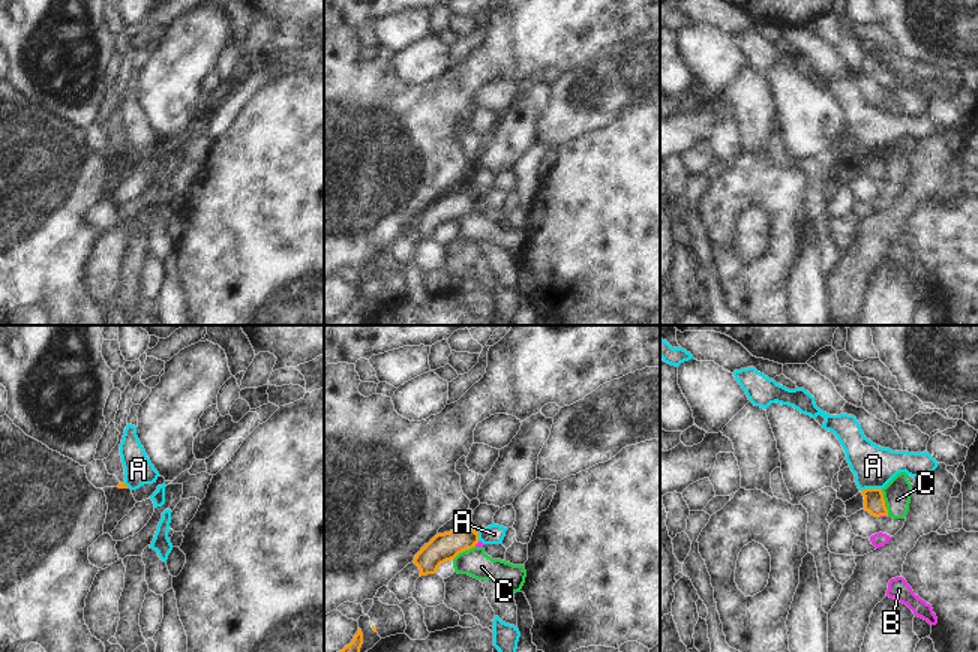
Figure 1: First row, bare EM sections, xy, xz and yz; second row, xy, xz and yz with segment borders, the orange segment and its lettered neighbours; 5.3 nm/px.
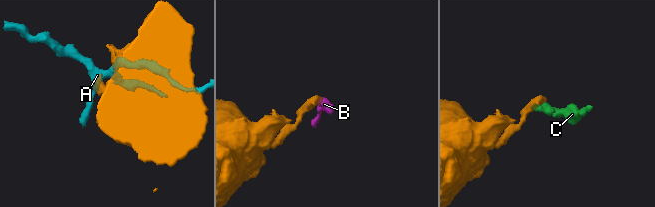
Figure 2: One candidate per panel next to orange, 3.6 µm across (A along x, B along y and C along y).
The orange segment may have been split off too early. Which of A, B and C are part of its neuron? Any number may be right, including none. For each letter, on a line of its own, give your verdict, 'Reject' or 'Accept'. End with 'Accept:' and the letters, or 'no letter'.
A: Reject
B: Accept
C: Reject
Accept: B

